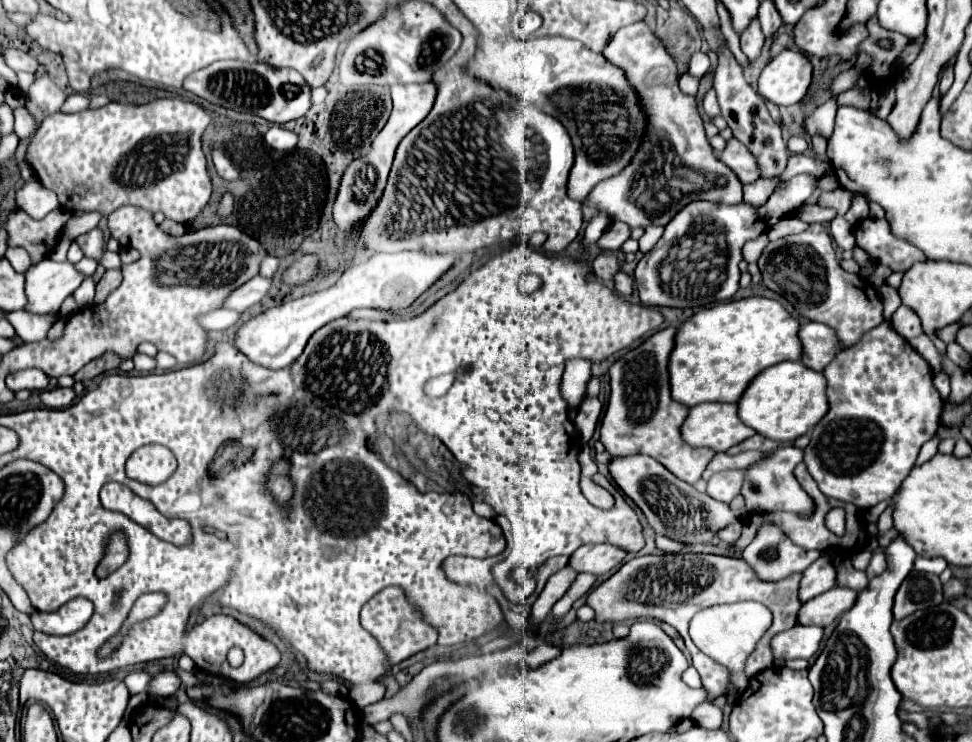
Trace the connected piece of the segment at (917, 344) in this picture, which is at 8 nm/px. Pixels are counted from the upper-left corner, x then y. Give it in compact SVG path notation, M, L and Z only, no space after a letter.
M920 334L920 336L912 338L910 346L924 356L924 360L932 366L934 372L942 372L942 360L944 360L944 356L938 352L938 348L934 346L934 342L932 342L932 338L928 334Z

